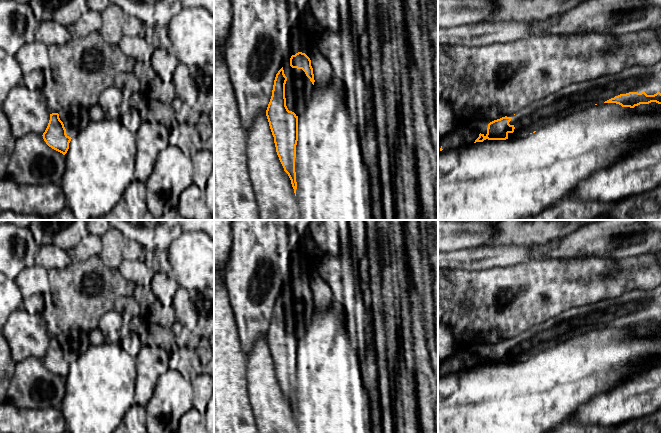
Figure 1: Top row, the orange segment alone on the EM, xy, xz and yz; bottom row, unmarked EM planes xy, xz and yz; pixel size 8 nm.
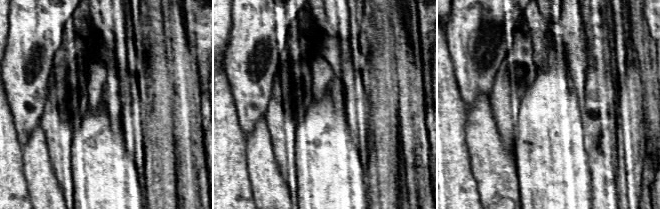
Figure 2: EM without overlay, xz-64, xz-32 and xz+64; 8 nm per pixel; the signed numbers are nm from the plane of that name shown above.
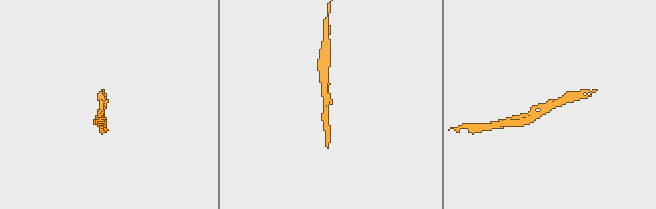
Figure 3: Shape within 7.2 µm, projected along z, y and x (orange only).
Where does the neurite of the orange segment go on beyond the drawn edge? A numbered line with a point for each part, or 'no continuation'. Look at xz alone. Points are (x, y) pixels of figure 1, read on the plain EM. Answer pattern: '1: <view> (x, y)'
1: xz (298, 312)

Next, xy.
1: xy (74, 343)

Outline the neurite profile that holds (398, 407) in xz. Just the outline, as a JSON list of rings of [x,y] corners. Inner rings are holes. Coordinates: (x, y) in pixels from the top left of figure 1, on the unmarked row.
[[[400,344],[394,403],[396,433],[419,433],[415,385],[415,378],[407,369],[403,347]]]

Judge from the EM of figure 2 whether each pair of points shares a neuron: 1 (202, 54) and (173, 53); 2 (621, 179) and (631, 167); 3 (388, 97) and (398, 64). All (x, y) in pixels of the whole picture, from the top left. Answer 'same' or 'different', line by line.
1: different
2: same
3: different

